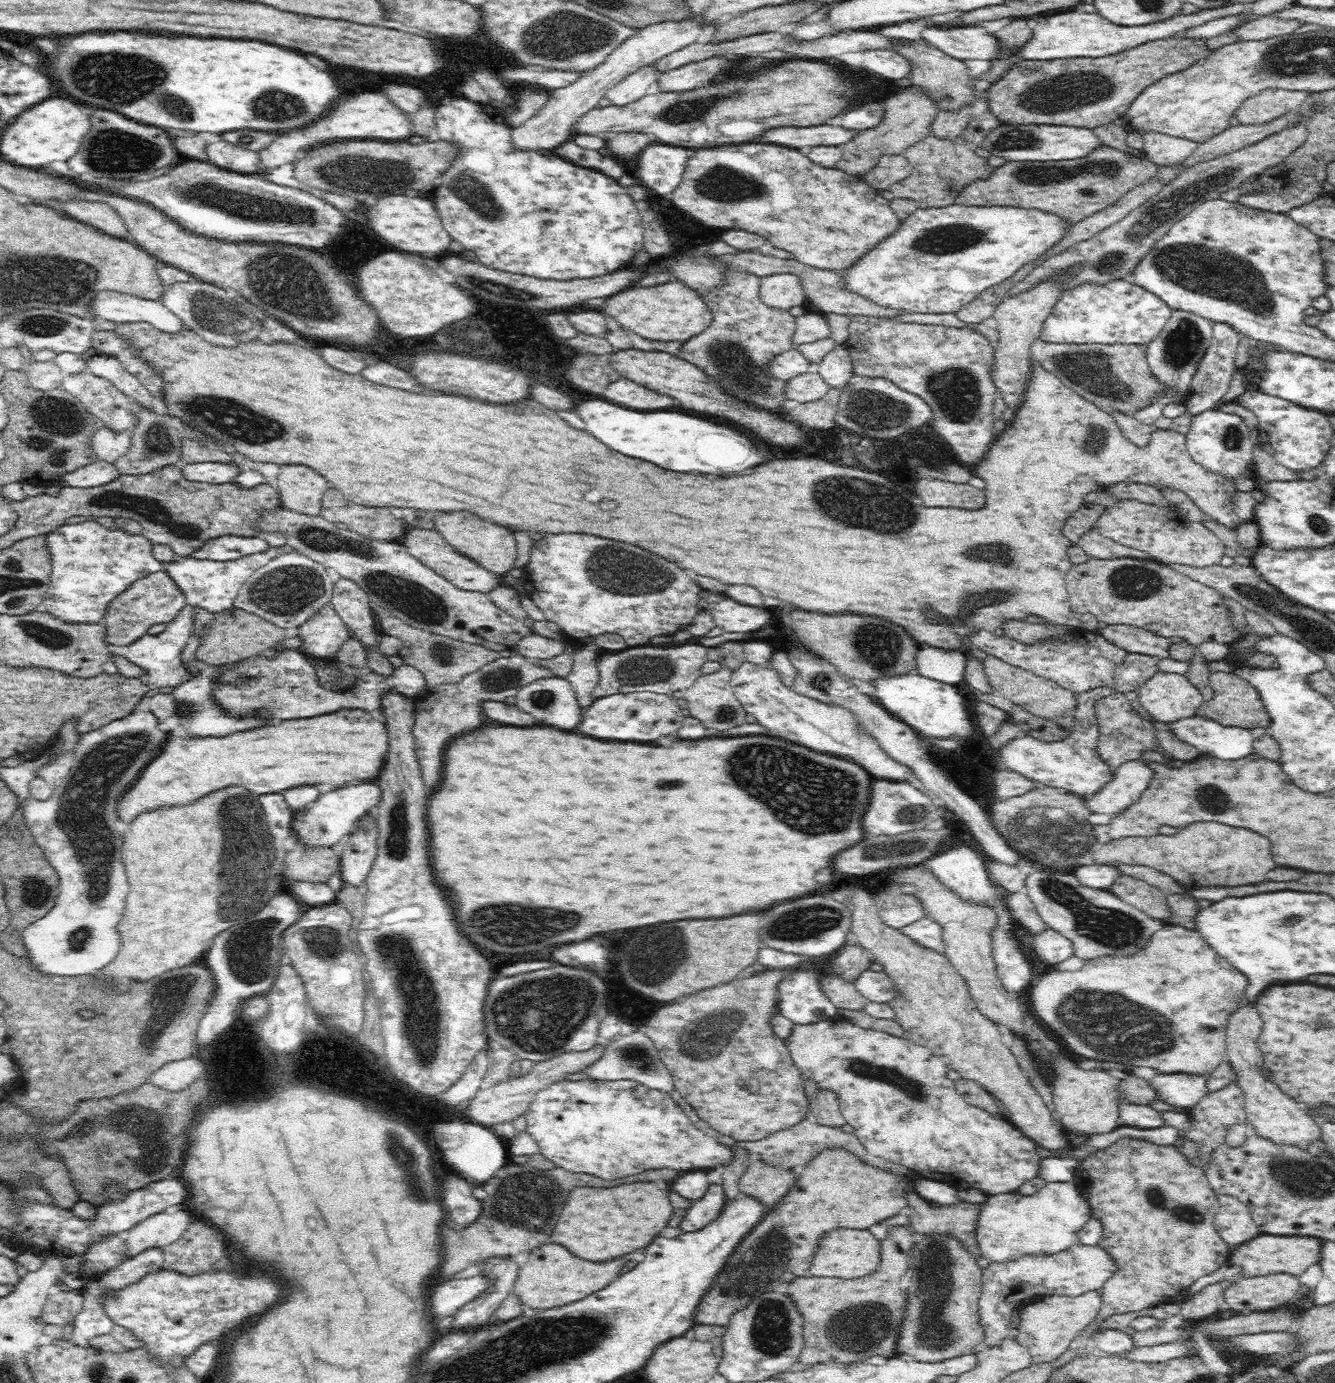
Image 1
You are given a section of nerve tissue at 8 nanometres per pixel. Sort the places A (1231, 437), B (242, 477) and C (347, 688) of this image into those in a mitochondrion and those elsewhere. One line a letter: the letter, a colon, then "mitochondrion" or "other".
A: mitochondrion
B: other
C: other

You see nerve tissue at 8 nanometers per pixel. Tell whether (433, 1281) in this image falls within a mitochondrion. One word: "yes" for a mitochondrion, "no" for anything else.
no

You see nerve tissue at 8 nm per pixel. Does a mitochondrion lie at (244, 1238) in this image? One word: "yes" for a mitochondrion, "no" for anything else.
yes

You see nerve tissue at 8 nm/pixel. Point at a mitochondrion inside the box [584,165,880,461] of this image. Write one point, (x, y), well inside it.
(726, 355)

